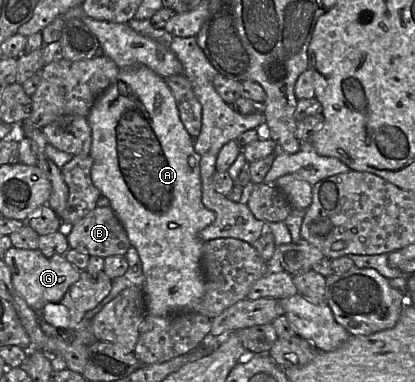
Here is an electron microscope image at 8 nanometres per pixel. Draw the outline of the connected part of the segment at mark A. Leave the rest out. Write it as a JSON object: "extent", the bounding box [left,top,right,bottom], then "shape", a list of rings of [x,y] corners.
{"extent":[87,65,216,316],"shape":[[[144,65],[121,69],[117,79],[96,100],[87,118],[92,137],[91,179],[101,195],[109,199],[131,245],[138,251],[145,276],[142,289],[147,315],[165,316],[194,310],[205,293],[200,267],[205,242],[200,233],[215,221],[216,213],[202,203],[200,155],[194,149],[194,138],[181,122],[166,79]]]}

